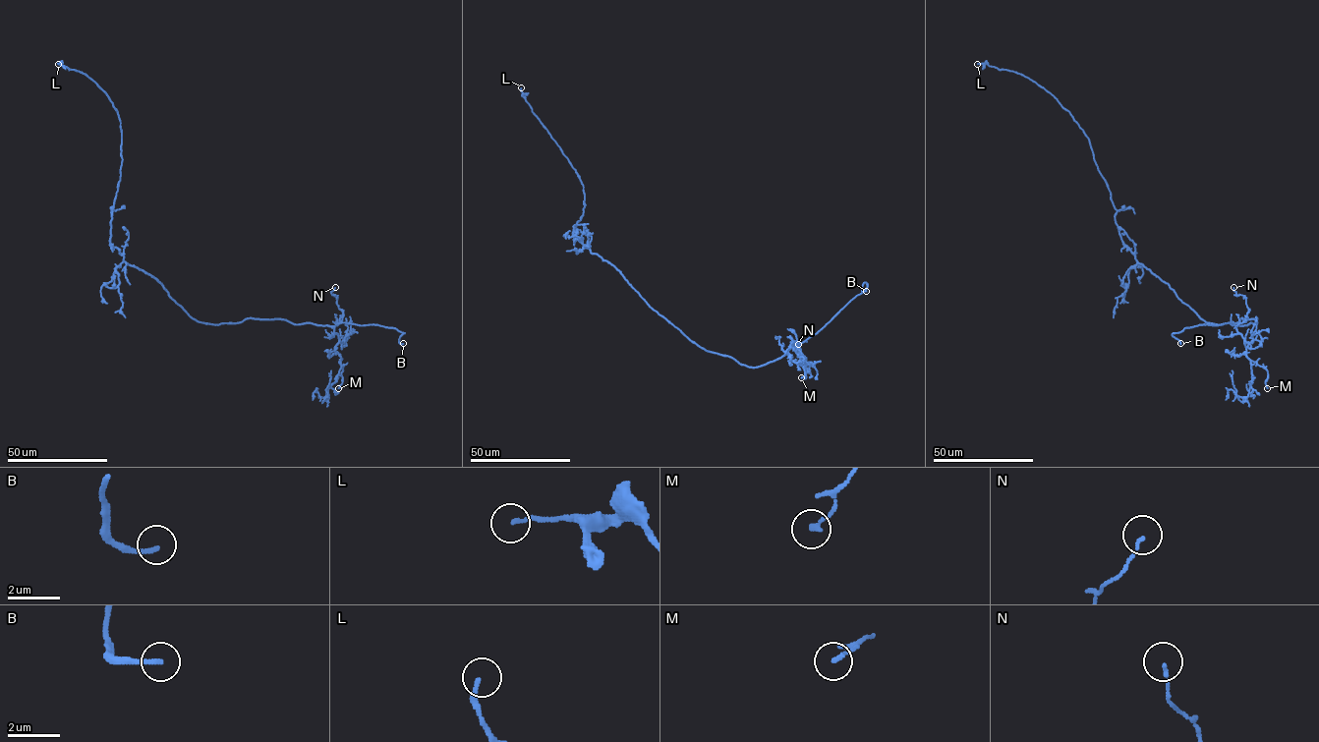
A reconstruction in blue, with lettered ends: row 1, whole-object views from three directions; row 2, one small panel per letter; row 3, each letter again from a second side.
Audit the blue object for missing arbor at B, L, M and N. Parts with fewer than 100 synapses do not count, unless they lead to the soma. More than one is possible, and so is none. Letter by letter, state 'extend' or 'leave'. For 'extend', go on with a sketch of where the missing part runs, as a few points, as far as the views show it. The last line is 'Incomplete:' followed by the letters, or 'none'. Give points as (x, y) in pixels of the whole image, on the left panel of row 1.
B: extend
L: leave
M: leave
N: leave
Incomplete: B

